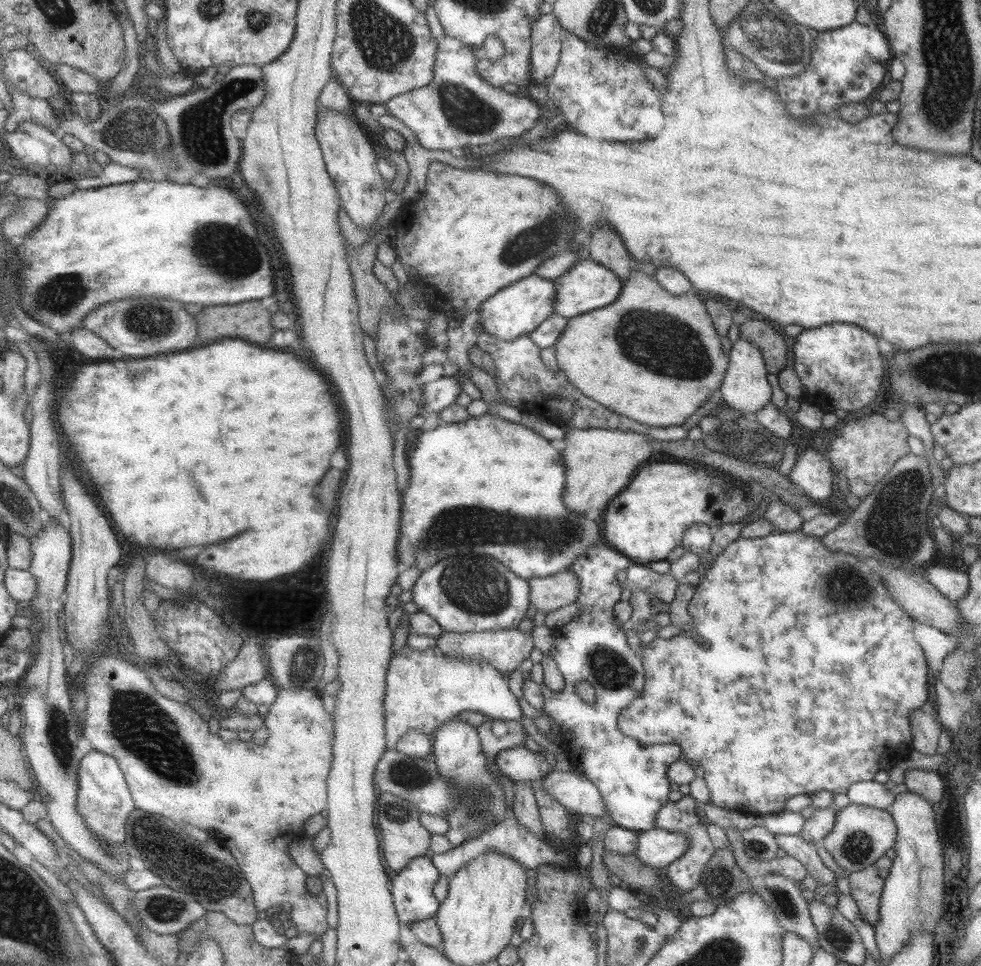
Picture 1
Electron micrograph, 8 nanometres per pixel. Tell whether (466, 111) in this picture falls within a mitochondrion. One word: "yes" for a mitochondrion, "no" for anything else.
yes

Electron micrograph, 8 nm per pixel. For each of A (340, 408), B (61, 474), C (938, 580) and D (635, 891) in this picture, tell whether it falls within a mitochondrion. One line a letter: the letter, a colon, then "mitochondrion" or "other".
A: other
B: other
C: other
D: other

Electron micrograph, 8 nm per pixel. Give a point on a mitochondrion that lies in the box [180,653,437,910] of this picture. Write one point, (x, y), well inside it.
(406, 774)

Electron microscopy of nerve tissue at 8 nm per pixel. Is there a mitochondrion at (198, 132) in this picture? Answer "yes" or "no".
yes

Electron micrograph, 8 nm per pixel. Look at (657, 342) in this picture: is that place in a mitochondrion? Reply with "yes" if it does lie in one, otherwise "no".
yes

